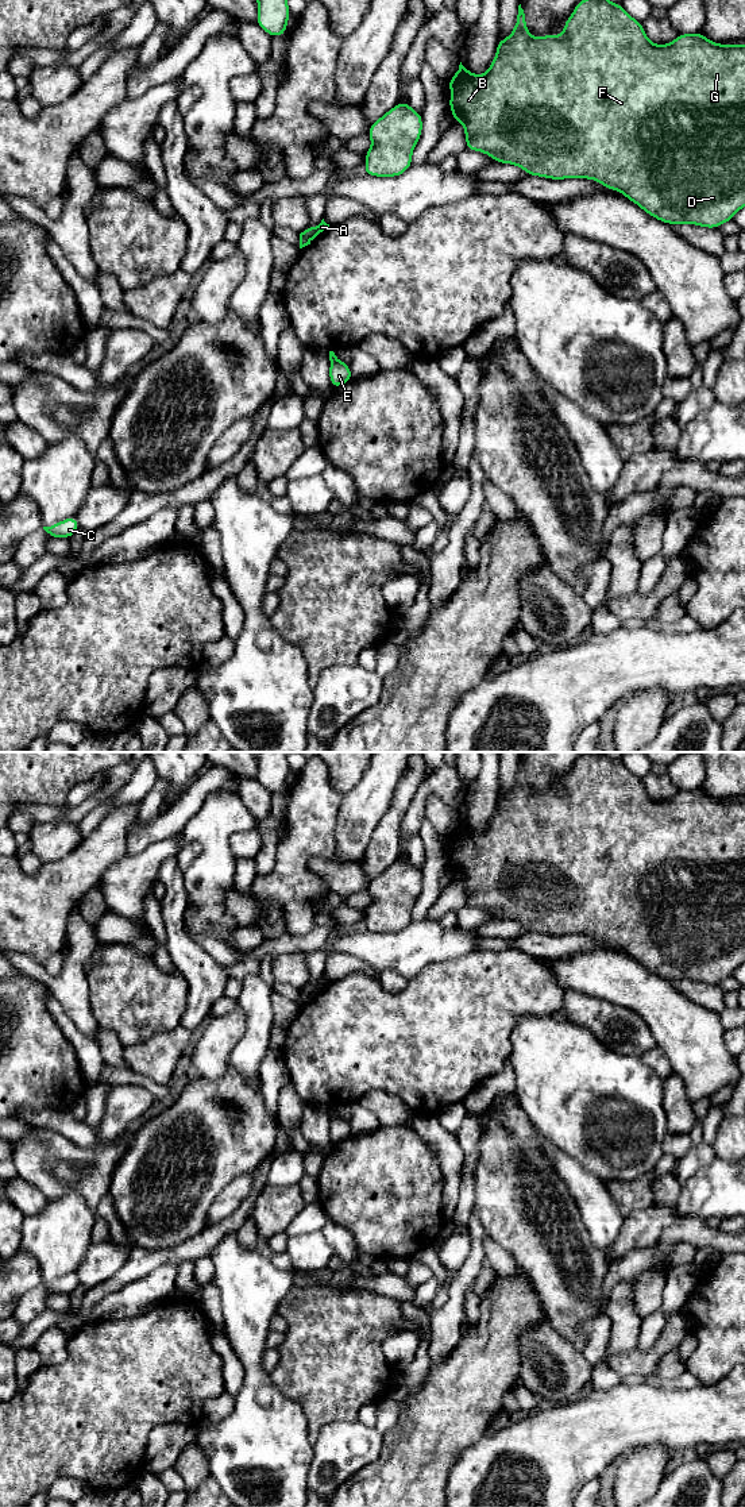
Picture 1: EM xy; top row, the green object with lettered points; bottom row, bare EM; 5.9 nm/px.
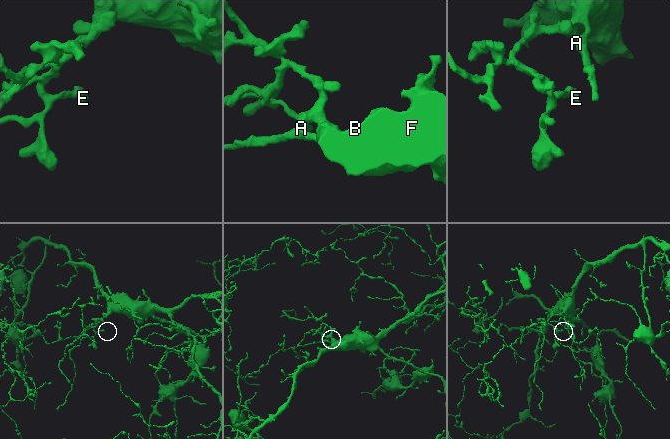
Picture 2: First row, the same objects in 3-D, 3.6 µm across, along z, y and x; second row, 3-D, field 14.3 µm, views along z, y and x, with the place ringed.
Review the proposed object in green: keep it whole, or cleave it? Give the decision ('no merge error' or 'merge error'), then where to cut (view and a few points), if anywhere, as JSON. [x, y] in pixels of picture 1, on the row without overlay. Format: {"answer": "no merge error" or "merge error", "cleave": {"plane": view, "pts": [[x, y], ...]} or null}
{"answer": "no merge error", "cleave": null}

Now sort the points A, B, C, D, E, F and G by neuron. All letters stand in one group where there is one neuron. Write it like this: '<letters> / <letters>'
A B C D E F G

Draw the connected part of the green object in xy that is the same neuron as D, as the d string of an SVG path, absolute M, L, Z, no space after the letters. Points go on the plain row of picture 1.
M605 752L586 754L579 758L563 783L563 791L533 794L526 785L526 774L520 760L514 786L506 795L498 794L495 813L485 830L472 830L460 818L456 830L448 836L451 845L449 866L453 871L453 879L460 878L463 880L467 897L466 906L485 909L498 920L516 921L528 932L549 936L595 936L606 945L622 948L625 955L667 980L718 984L721 980L733 976L734 971L745 963L745 801L714 799L702 789L679 790L668 801L655 801L648 795L642 781L632 774L622 760L614 760Z

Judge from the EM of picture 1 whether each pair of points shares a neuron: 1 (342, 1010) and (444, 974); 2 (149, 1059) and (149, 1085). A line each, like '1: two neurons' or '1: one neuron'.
1: one neuron
2: two neurons

